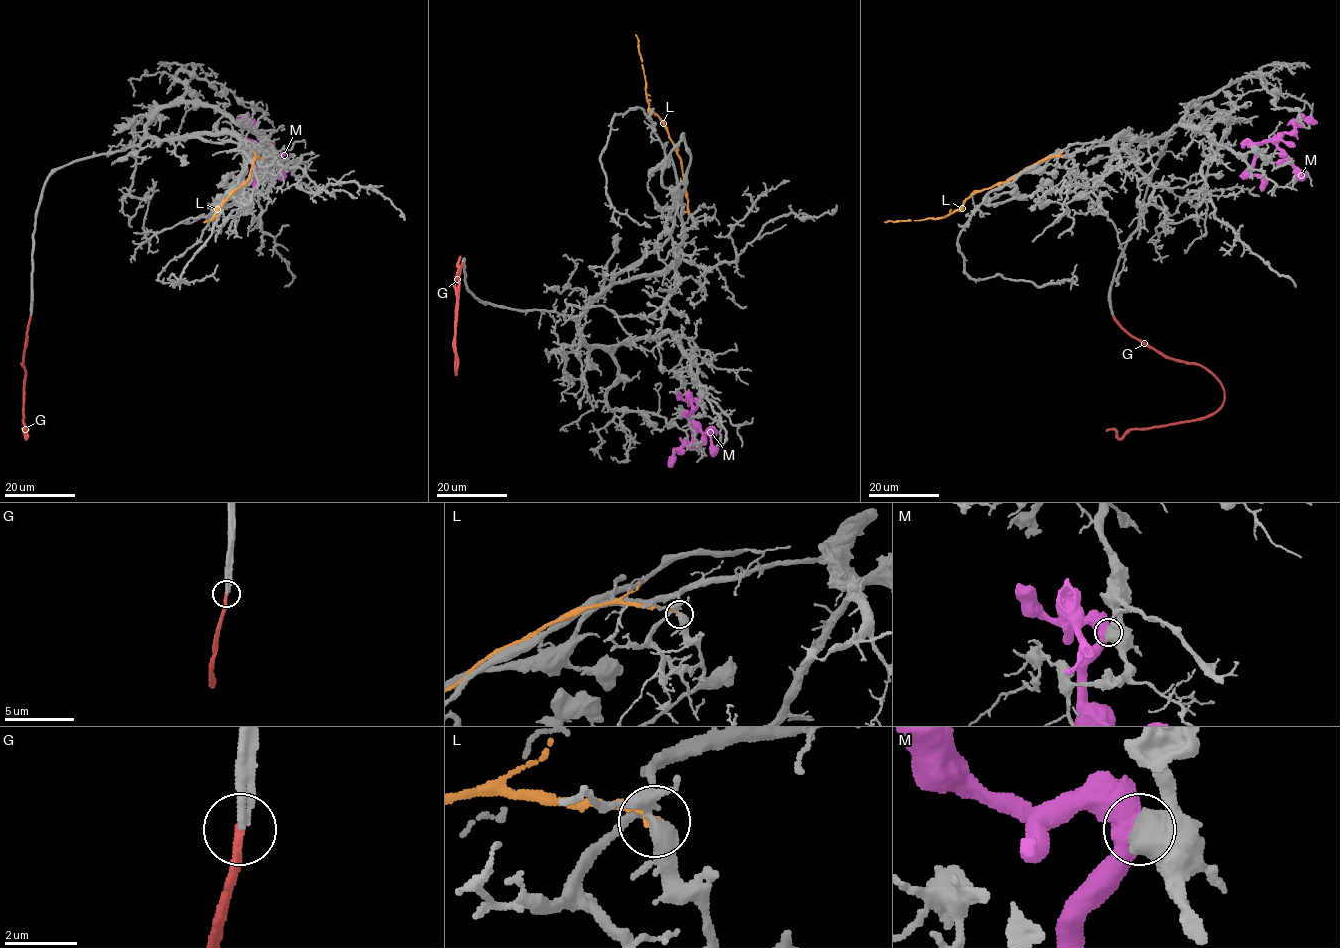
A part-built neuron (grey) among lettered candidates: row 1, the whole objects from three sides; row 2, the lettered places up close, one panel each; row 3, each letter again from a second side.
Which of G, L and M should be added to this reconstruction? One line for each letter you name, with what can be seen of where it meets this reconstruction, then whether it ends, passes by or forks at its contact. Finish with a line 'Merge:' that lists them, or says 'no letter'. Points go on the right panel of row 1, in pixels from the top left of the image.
G: meets grey at (1112, 314); it ends there
Merge: G

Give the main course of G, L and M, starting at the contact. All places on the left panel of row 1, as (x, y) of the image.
G: (31, 314), (22, 363), (25, 372), (23, 429), (25, 438), (28, 430)
L: (262, 158), (255, 156), (249, 178), (216, 210), (214, 219), (203, 222)
M: (267, 146), (261, 142), (261, 134), (256, 129), (242, 119), (236, 122)

